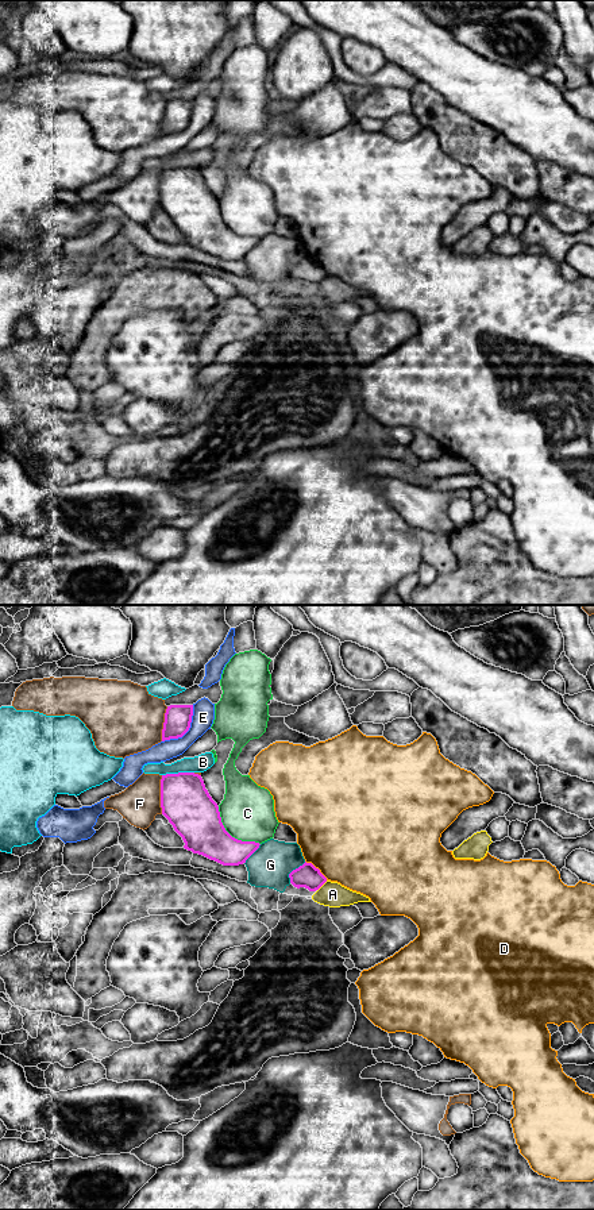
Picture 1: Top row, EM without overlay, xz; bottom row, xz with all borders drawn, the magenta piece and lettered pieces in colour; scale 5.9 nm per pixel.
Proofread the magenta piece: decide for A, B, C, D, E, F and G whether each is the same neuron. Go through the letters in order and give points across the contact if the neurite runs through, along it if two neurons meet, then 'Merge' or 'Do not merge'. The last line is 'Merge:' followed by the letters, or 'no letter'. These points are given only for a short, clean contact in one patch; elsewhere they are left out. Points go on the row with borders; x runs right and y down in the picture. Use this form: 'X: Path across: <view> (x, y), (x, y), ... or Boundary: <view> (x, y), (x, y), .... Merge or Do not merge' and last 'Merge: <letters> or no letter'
A: Boundary: xz (327, 881), (317, 890). Do not merge
B: Do not merge
C: Do not merge
D: Do not merge
E: Do not merge
F: Do not merge
G: Do not merge
Merge: no letter

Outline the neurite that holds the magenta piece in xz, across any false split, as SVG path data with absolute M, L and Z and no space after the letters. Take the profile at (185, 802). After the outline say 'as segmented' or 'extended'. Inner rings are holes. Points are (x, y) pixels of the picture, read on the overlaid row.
M194 772L166 774L161 779L162 814L182 837L184 848L202 855L223 866L239 866L259 848L259 843L242 841L232 837L224 828L217 804L205 789L201 775Z; as segmented

